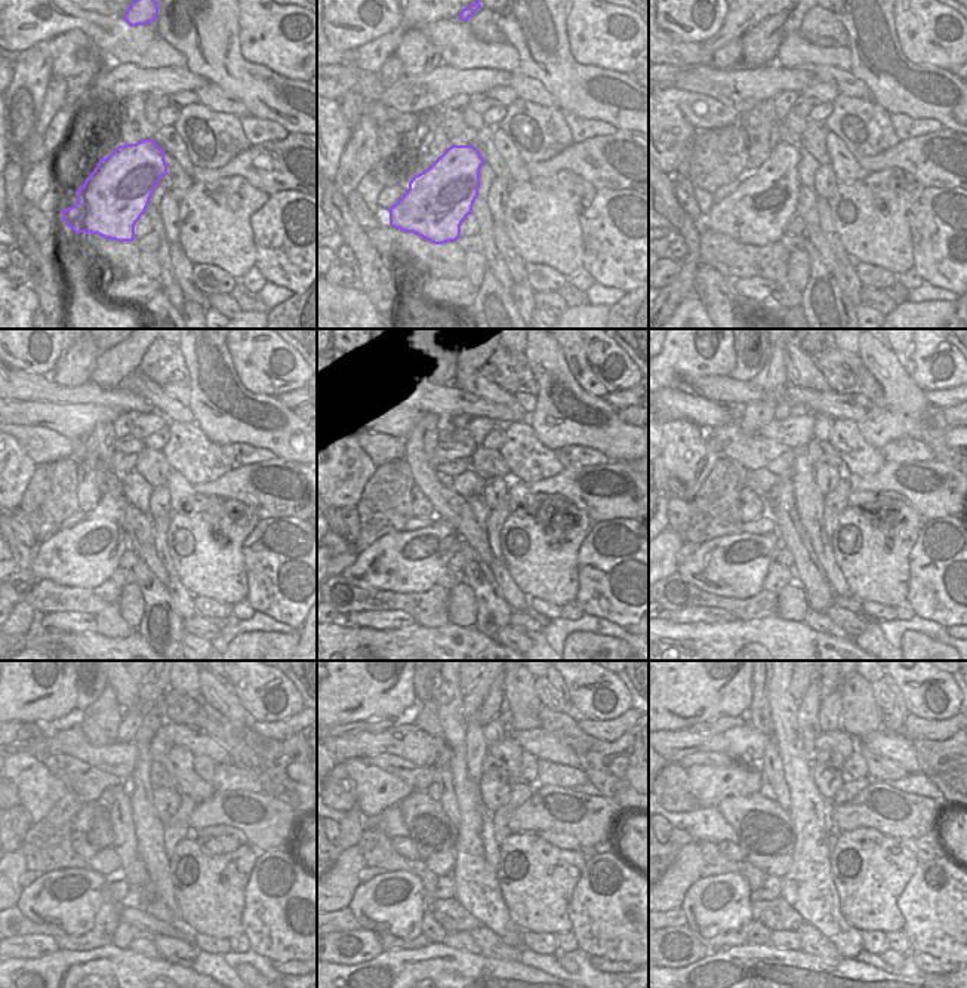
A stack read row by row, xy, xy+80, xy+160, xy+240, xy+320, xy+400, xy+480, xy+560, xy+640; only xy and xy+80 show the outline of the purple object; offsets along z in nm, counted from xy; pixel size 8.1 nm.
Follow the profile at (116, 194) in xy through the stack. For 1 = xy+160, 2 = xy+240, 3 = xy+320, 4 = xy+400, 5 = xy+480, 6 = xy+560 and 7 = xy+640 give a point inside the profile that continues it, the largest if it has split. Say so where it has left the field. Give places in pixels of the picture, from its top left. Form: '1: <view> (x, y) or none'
1: xy+160 (757, 212)
2: xy+240 (85, 556)
3: xy+320 (403, 562)
4: xy+400 (735, 566)
5: xy+480 (70, 898)
6: xy+560 (393, 904)
7: xy+640 (718, 910)

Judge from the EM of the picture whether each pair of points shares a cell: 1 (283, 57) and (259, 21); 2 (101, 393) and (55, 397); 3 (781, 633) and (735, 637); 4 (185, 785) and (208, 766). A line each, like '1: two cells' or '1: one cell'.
1: one cell
2: one cell
3: one cell
4: two cells

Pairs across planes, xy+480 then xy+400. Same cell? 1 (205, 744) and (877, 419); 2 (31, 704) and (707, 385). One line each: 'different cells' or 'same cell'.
1: different cells
2: different cells

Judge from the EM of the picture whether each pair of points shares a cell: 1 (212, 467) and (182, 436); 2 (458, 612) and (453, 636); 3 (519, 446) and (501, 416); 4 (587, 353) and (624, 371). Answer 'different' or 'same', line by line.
1: same
2: different
3: different
4: same

